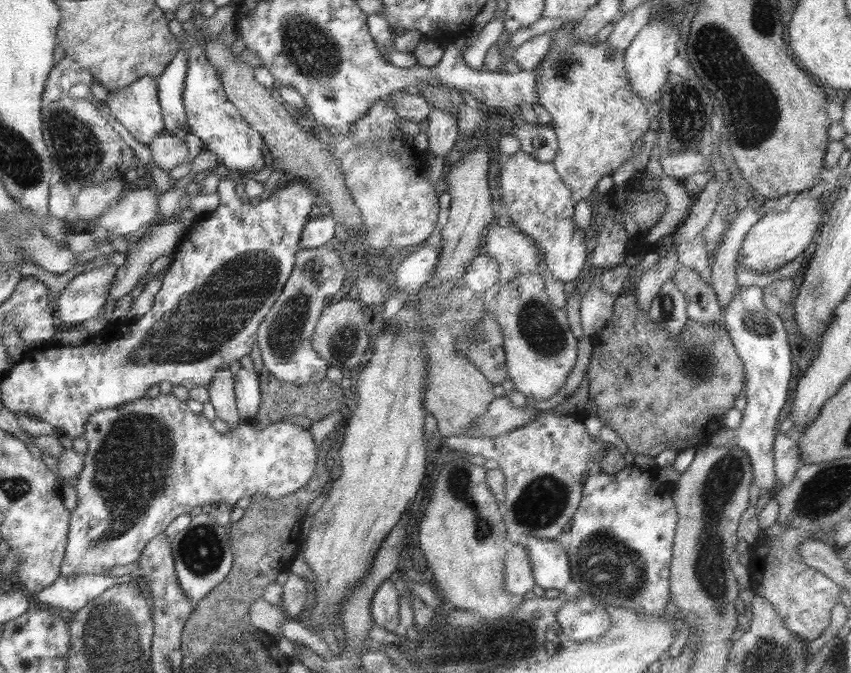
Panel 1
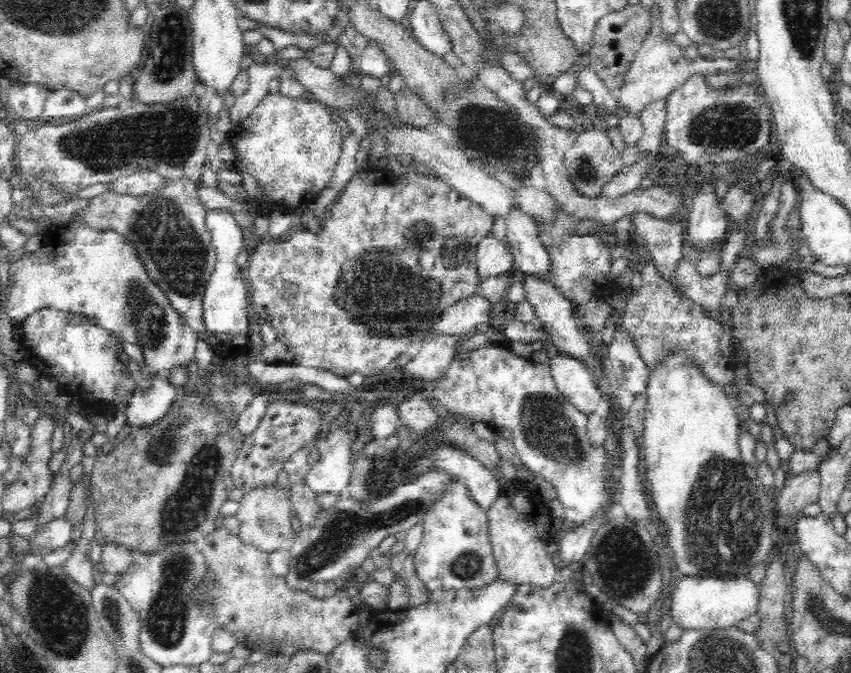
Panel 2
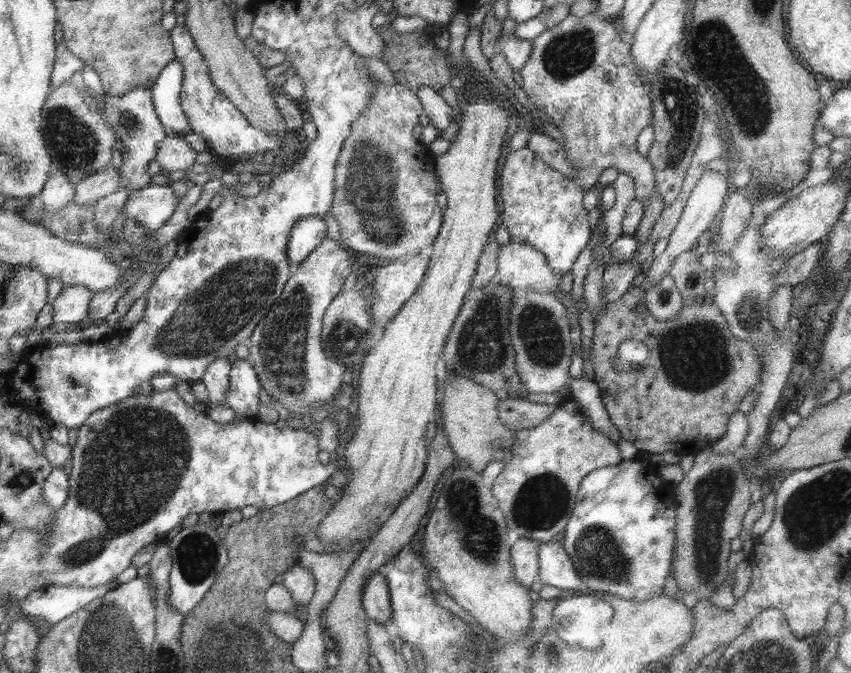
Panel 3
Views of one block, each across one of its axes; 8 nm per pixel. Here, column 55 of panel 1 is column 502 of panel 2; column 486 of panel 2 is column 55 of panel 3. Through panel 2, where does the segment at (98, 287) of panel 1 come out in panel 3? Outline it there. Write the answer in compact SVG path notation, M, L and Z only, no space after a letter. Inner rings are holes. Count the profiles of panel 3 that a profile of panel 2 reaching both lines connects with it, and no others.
M63 286L63 290L53 300L53 322L83 322L87 318L91 296L93 294L87 292L83 286Z

